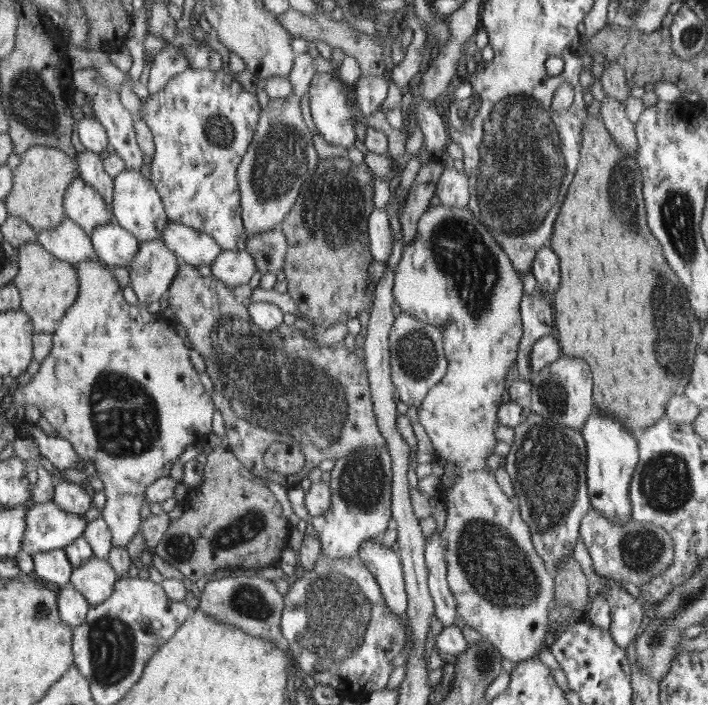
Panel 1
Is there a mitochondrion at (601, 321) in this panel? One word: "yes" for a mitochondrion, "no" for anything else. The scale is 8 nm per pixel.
no

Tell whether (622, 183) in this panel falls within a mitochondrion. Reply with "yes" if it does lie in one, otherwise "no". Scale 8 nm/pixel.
yes

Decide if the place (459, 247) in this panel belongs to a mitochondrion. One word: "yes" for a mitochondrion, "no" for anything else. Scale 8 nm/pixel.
yes

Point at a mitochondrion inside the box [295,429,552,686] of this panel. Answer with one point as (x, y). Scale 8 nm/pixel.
(497, 567)

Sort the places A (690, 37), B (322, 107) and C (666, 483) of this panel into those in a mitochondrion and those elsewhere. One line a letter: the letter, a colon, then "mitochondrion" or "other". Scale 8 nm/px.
A: mitochondrion
B: other
C: mitochondrion

